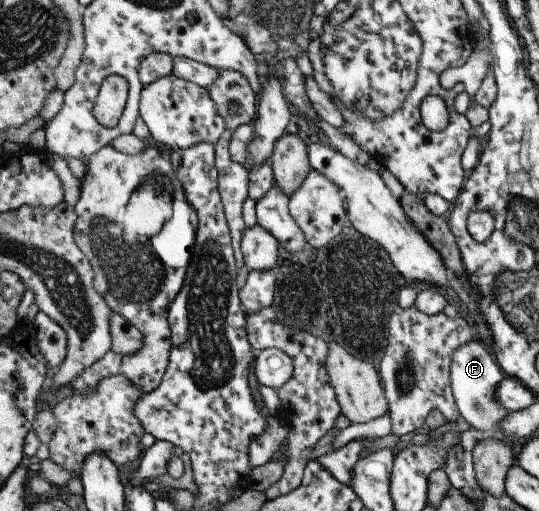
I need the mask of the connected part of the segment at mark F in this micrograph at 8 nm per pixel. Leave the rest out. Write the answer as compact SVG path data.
M473 340L457 347L452 356L450 366L451 390L460 416L471 427L481 431L485 436L503 439L511 448L514 448L516 439L514 437L505 437L498 427L498 424L510 414L496 399L496 388L506 376L495 360L494 355L481 341Z

